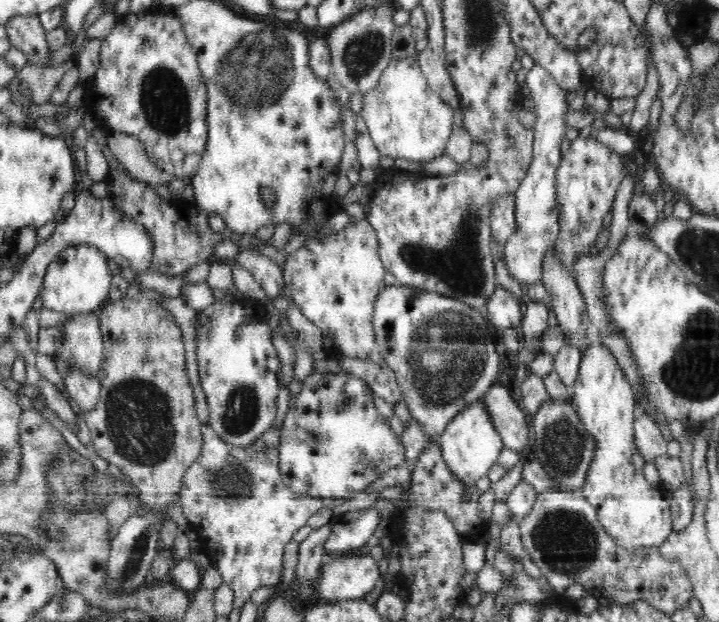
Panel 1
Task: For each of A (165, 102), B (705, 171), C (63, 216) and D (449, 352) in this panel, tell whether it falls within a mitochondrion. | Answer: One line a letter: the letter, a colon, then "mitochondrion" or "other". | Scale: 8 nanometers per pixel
A: mitochondrion
B: other
C: other
D: mitochondrion

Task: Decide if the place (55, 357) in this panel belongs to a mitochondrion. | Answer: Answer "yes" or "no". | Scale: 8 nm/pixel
no

